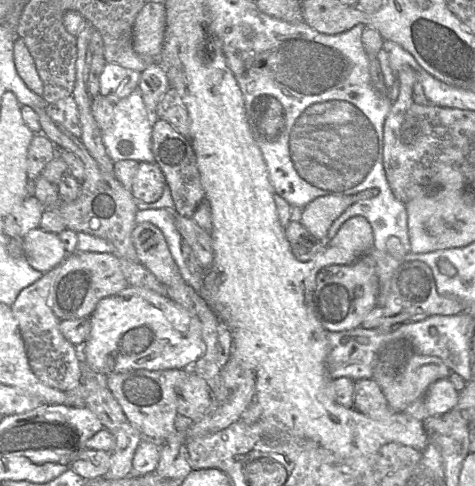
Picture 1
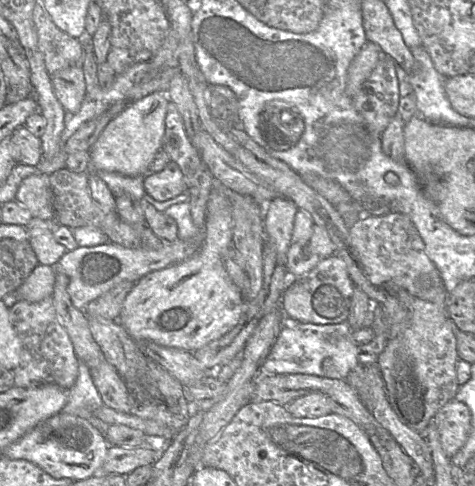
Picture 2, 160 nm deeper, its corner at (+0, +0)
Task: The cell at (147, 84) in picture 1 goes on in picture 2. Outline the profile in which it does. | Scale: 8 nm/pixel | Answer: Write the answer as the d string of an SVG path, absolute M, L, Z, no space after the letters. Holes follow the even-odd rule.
M152 92L130 103L103 129L90 150L90 166L95 171L128 176L146 176L158 151L162 150L169 98L166 92Z

